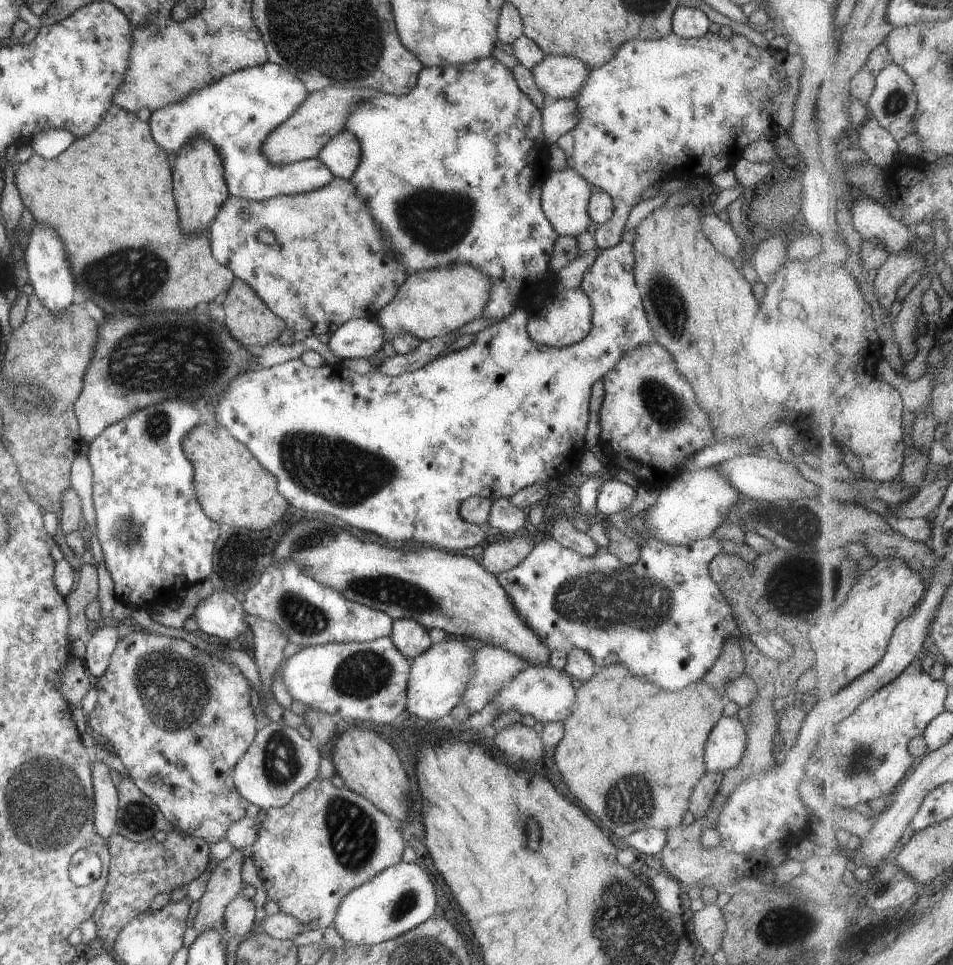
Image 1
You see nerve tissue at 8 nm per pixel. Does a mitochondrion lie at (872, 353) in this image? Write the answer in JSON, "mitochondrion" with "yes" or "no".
{"mitochondrion":"no"}

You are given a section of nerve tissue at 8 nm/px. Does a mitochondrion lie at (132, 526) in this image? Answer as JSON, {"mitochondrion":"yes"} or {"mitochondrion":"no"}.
{"mitochondrion":"yes"}

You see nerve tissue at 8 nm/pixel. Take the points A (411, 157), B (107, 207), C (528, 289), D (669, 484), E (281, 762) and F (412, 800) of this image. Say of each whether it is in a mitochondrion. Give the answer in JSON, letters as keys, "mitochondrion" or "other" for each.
{"A":"other","B":"other","C":"other","D":"other","E":"mitochondrion","F":"other"}

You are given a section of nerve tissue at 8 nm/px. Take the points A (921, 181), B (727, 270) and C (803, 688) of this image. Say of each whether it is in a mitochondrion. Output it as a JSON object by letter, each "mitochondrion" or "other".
{"A":"other","B":"other","C":"other"}

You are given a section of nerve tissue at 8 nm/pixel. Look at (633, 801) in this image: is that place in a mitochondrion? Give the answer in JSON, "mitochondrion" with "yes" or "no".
{"mitochondrion":"yes"}

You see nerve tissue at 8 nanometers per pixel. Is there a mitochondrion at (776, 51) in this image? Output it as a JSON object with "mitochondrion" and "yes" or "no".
{"mitochondrion":"no"}

